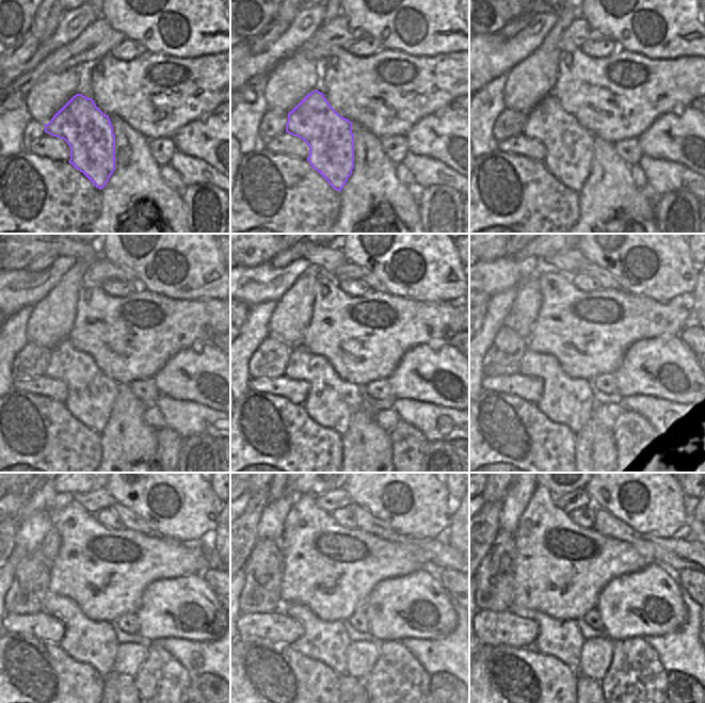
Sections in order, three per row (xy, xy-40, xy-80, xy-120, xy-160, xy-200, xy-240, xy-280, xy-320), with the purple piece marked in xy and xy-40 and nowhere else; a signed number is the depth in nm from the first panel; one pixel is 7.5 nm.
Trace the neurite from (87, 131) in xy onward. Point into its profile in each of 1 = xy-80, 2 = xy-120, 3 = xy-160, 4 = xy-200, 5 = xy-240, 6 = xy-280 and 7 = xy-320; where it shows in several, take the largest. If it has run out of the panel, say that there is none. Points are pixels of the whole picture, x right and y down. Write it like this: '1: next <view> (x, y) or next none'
1: next xy-80 (569, 146)
2: next xy-120 (91, 397)
3: next xy-160 (332, 401)
4: next xy-200 (565, 400)
5: next xy-240 (94, 642)
6: next xy-280 (326, 641)
7: next xy-320 (561, 639)

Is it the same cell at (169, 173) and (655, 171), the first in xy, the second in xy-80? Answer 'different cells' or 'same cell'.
different cells

